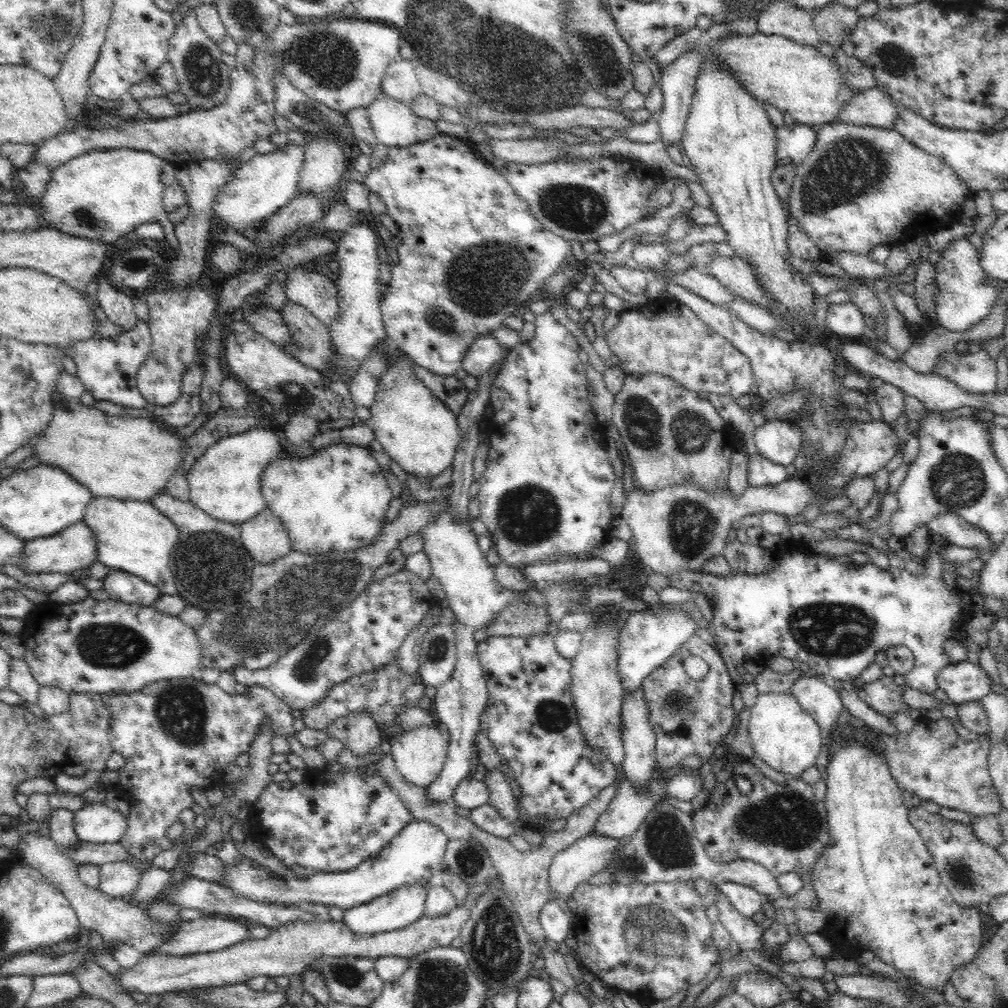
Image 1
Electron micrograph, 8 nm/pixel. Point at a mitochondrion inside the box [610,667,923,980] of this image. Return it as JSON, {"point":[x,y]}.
{"point":[789,820]}

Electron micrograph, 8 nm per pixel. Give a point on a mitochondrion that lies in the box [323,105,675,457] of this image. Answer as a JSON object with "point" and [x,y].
{"point":[485,279]}

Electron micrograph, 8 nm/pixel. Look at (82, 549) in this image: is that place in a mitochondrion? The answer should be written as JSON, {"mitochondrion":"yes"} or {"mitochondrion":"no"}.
{"mitochondrion":"no"}

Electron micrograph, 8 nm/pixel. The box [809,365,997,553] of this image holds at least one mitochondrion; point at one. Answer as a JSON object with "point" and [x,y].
{"point":[956,480]}

